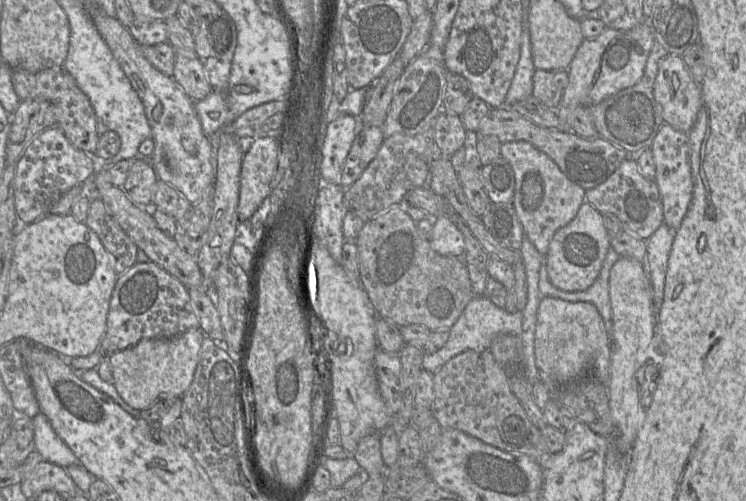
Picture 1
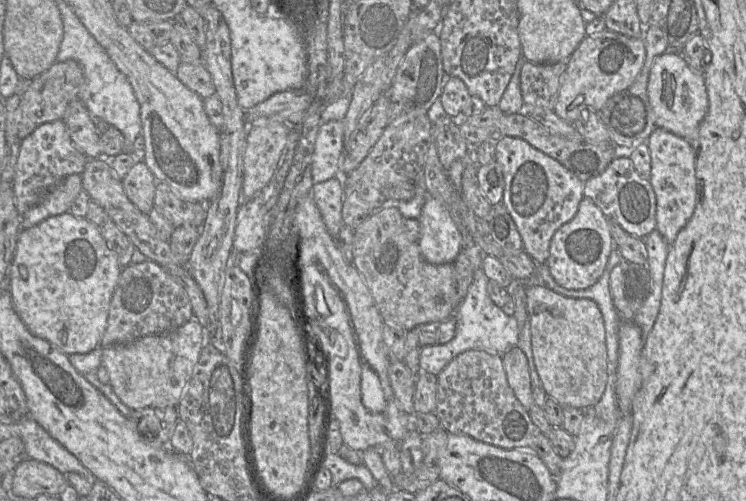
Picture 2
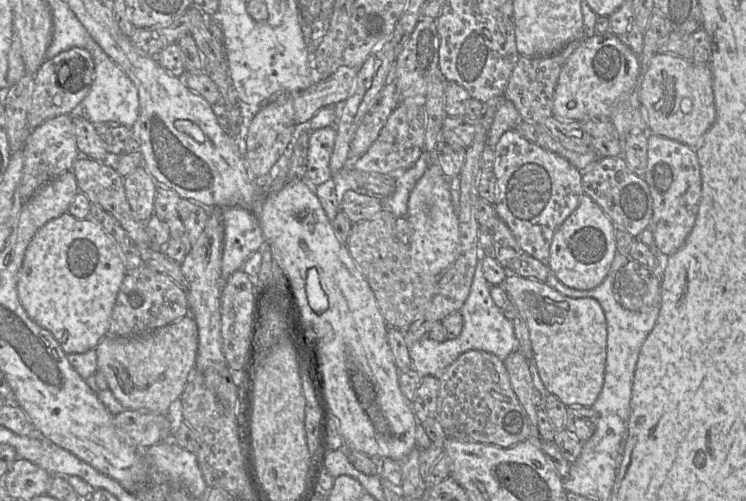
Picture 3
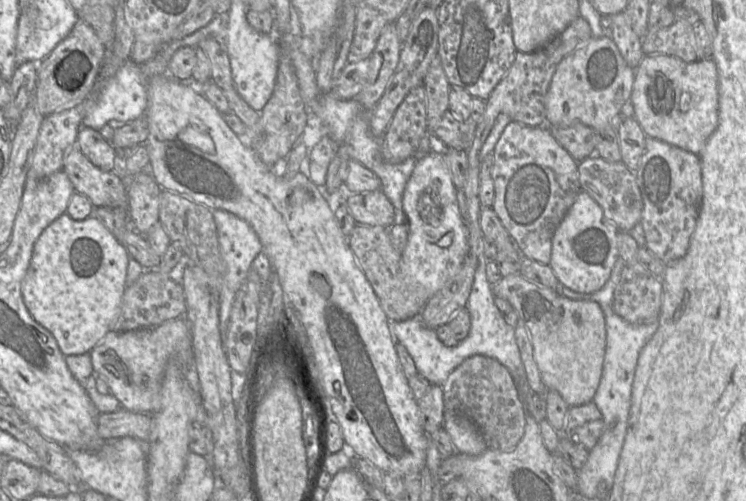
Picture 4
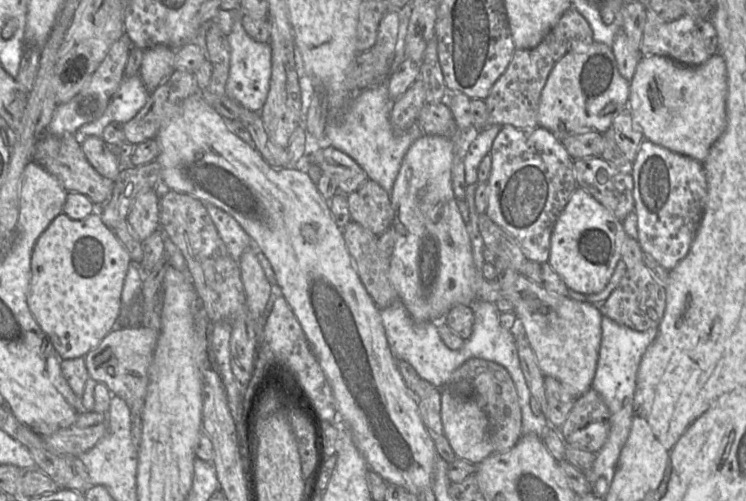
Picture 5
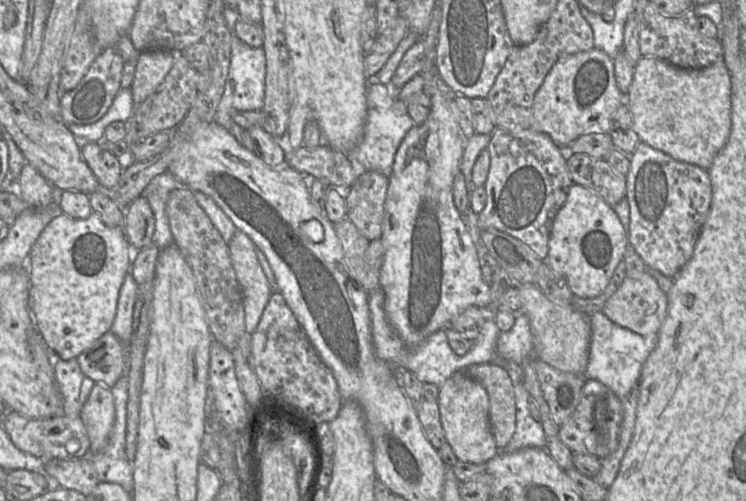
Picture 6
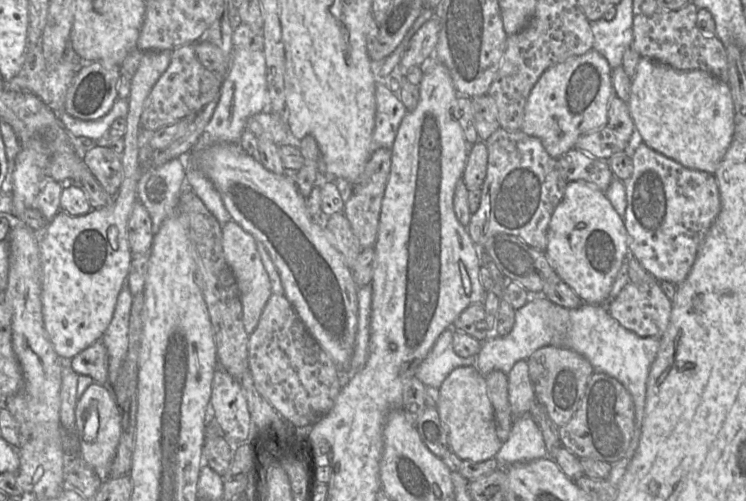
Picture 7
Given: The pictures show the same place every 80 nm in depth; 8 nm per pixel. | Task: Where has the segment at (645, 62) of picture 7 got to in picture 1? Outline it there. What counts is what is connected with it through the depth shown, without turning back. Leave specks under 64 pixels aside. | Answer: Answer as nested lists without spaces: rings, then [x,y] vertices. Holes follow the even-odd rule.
[[[668,54],[658,63],[658,72],[653,85],[653,96],[661,109],[665,124],[688,133],[693,127],[702,106],[701,84],[697,84],[685,67],[682,57]]]

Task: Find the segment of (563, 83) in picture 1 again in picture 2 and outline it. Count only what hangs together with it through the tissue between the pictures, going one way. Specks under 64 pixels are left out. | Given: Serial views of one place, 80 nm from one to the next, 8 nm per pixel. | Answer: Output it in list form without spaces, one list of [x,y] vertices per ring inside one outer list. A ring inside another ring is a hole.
[[[524,61],[520,72],[523,106],[554,111],[561,76],[566,68],[567,61],[552,64],[535,64]]]

